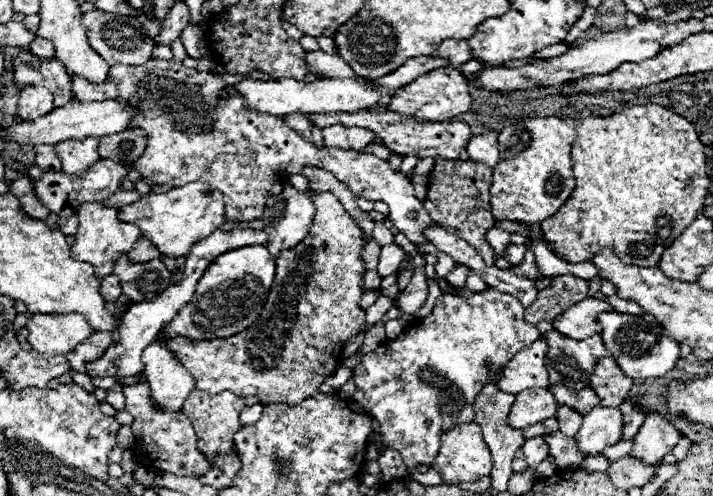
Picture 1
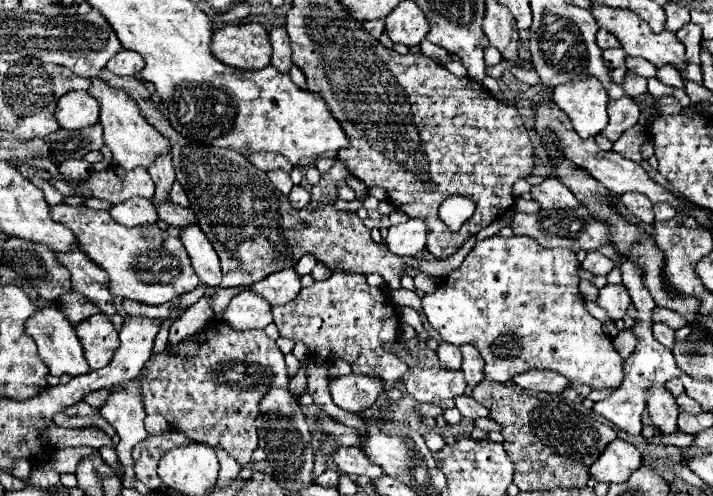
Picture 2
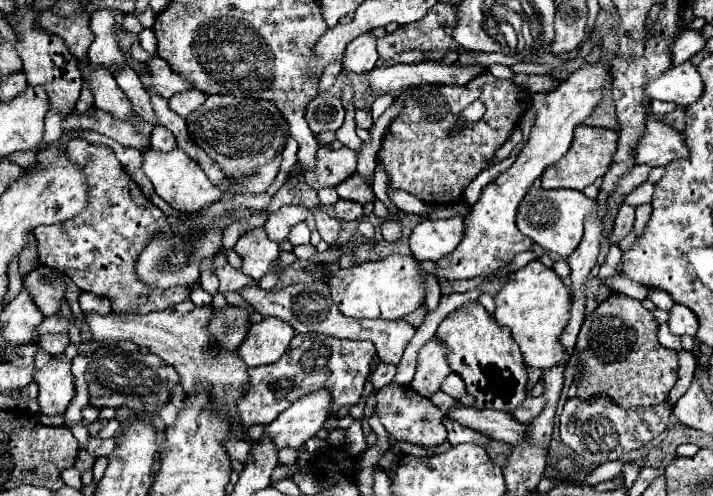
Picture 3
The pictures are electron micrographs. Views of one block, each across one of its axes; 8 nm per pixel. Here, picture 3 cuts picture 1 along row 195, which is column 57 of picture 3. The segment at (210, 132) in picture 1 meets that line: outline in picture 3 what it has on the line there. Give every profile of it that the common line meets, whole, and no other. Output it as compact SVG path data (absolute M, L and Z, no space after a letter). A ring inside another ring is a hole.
M74 138L66 144L66 154L72 164L82 168L88 184L88 206L66 222L38 226L34 230L40 262L66 274L80 290L108 298L116 314L145 315L186 300L190 290L184 286L158 292L150 290L134 276L134 258L146 242L158 230L168 234L170 224L166 214L142 194L140 186L126 174L108 146ZM62 354L52 356L46 366L34 370L32 380L38 384L38 404L42 414L64 414L76 394L70 360Z

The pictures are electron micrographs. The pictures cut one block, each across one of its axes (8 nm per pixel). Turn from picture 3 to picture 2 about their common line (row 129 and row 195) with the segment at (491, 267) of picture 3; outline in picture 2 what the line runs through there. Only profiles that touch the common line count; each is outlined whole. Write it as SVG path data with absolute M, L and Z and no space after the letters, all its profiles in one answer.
M546 178L540 186L532 186L530 194L544 210L566 210L582 206L582 202L556 178Z

